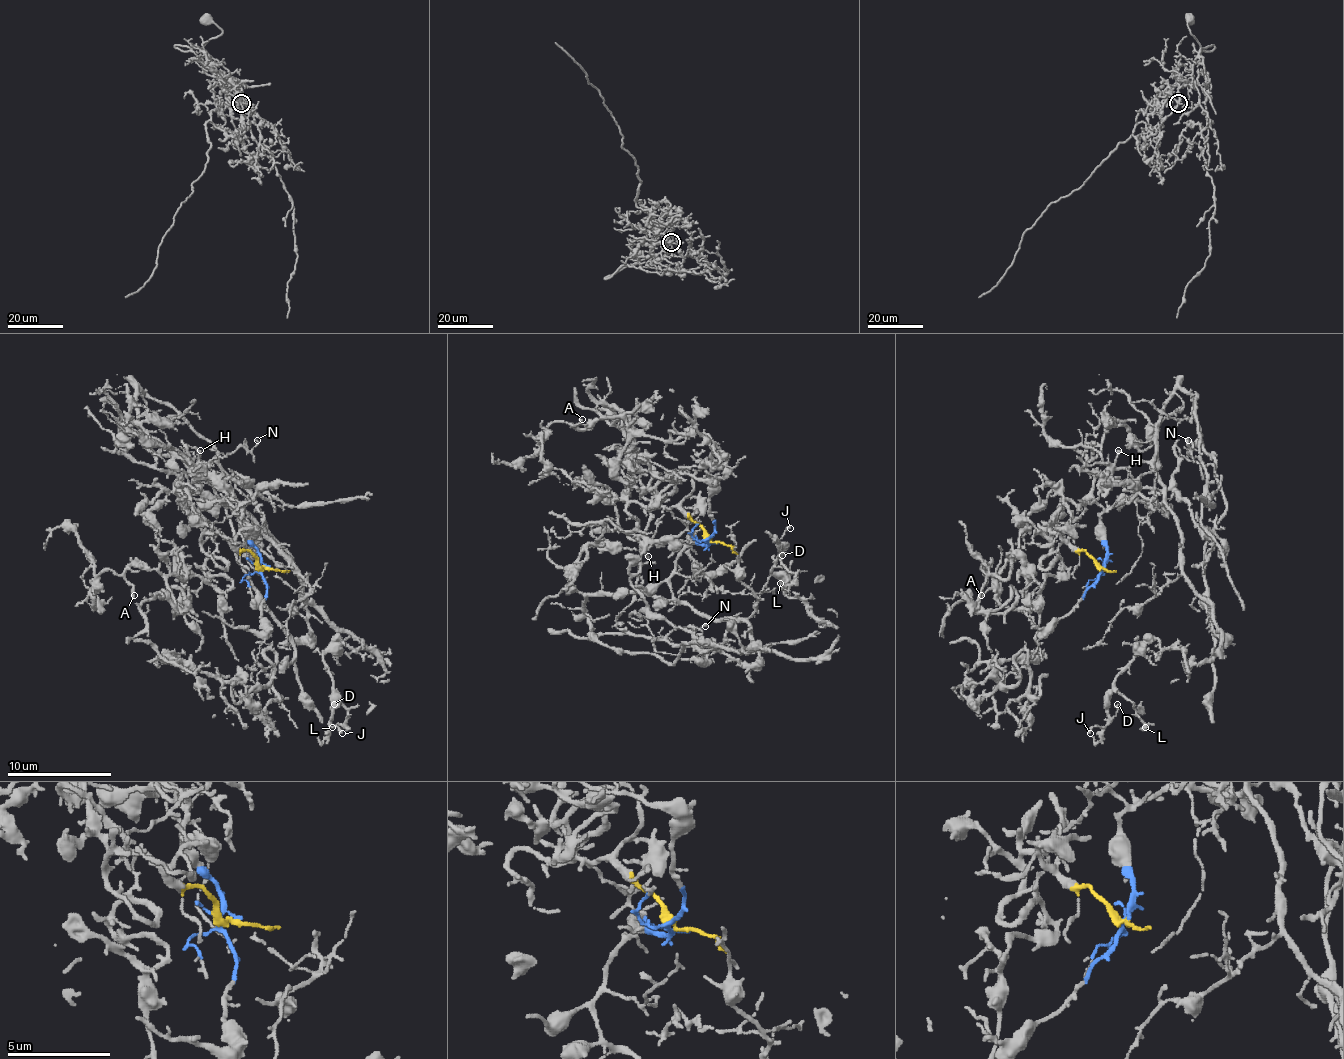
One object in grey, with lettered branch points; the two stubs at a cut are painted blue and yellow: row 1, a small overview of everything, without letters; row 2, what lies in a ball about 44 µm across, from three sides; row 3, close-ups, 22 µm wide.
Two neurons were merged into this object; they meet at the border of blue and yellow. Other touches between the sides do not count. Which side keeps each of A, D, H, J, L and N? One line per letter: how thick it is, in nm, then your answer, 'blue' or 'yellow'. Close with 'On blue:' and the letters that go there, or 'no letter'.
A: calibre 140 nm; yellow
D: calibre 160 nm; blue
H: calibre 160 nm; blue
J: calibre 190 nm; blue
L: calibre 100 nm; blue
N: calibre 110 nm; blue
On blue: D, H, J, L, N

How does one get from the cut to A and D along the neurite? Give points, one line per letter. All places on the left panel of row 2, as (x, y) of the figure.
A: (261, 567), (212, 533), (232, 583), (225, 591), (188, 570), (183, 578), (125, 572), (133, 596)
D: (259, 570), (227, 499), (300, 591), (389, 667), (337, 643), (324, 656), (332, 716), (334, 703)

